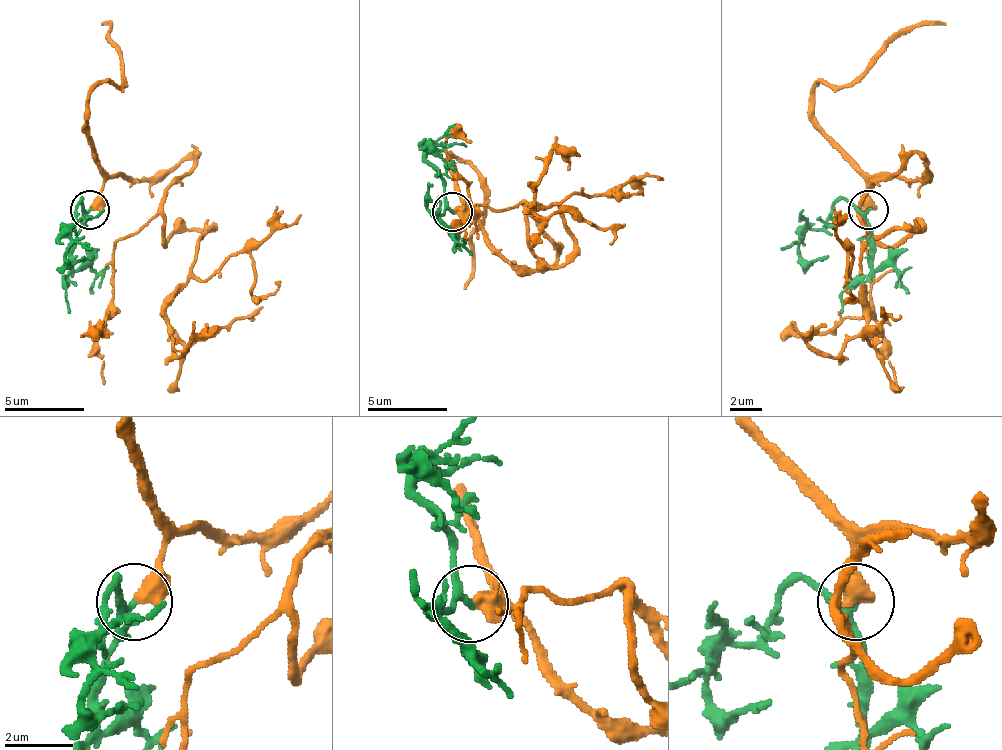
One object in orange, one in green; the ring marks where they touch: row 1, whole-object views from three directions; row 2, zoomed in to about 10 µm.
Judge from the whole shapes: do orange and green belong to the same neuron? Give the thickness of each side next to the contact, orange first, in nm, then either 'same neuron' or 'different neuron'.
calibres 550 and 160 nm; different neuron

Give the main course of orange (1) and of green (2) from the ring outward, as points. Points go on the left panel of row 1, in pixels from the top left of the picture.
1: (88, 207), (108, 179), (196, 155), (164, 207), (164, 246), (212, 230), (164, 322), (192, 346), (264, 306)
2: (88, 210), (81, 199), (65, 230), (65, 254), (73, 262), (92, 254)

